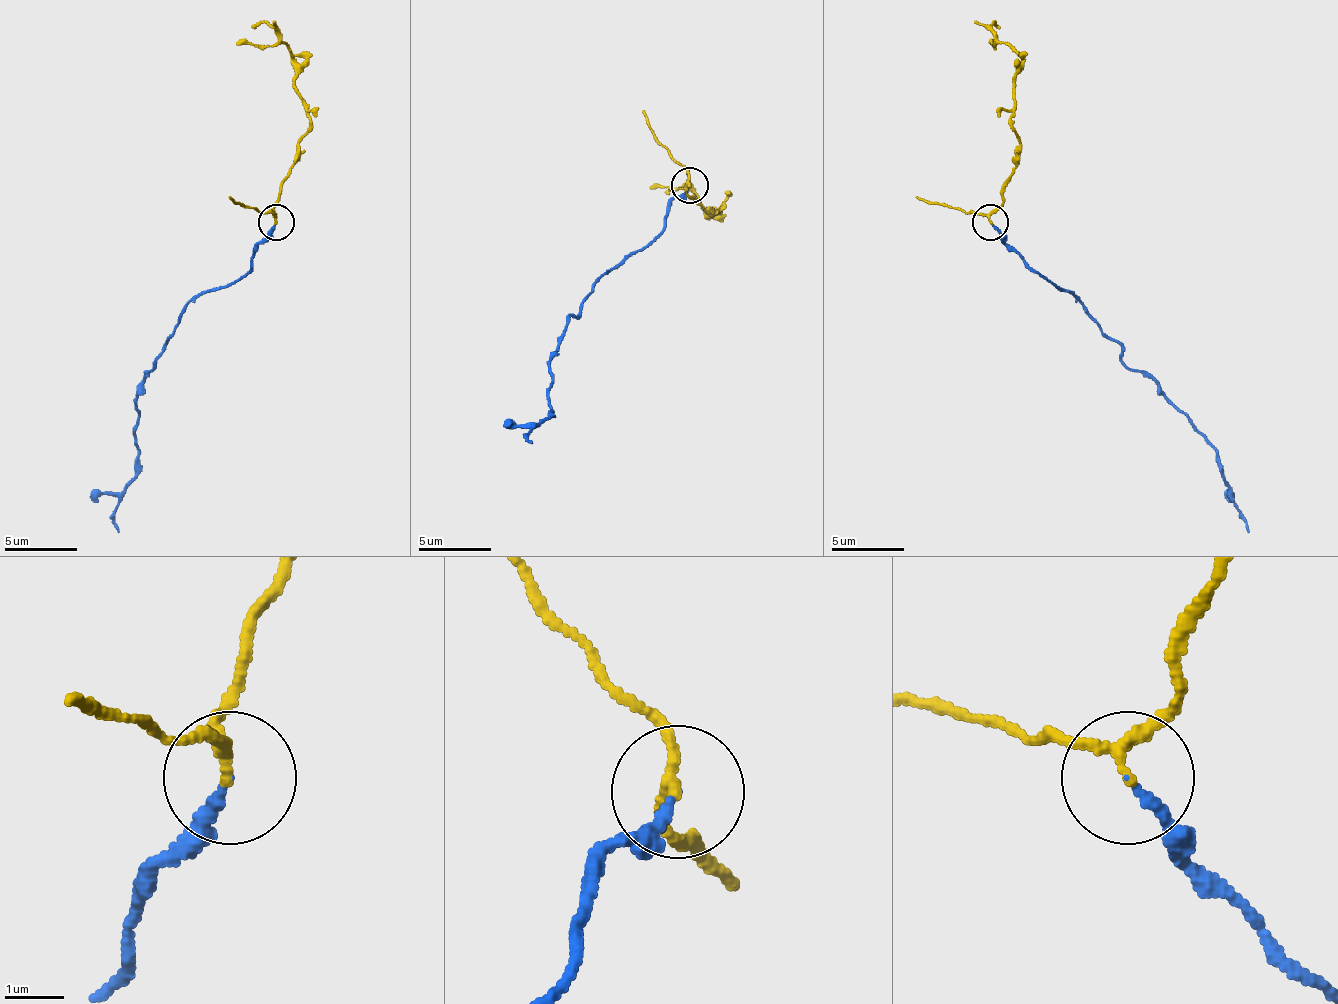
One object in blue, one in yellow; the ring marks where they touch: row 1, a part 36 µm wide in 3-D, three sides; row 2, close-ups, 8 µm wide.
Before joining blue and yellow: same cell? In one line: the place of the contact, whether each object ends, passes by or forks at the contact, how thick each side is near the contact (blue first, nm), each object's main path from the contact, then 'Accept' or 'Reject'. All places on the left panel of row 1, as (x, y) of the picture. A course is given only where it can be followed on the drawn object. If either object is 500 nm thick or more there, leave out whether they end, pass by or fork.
Place: (276, 222). At the ring blue ends. At the ring yellow passes by. Thickness 160 nm (blue) against 170 nm. Course of blue: (277, 223), (252, 267), (201, 292), (161, 346), (135, 397), (139, 470), (114, 513), (117, 532). Course of yellow: (277, 223), (281, 179), (310, 125), (306, 99), (295, 85), (295, 60), (281, 41), (237, 45). Accept

